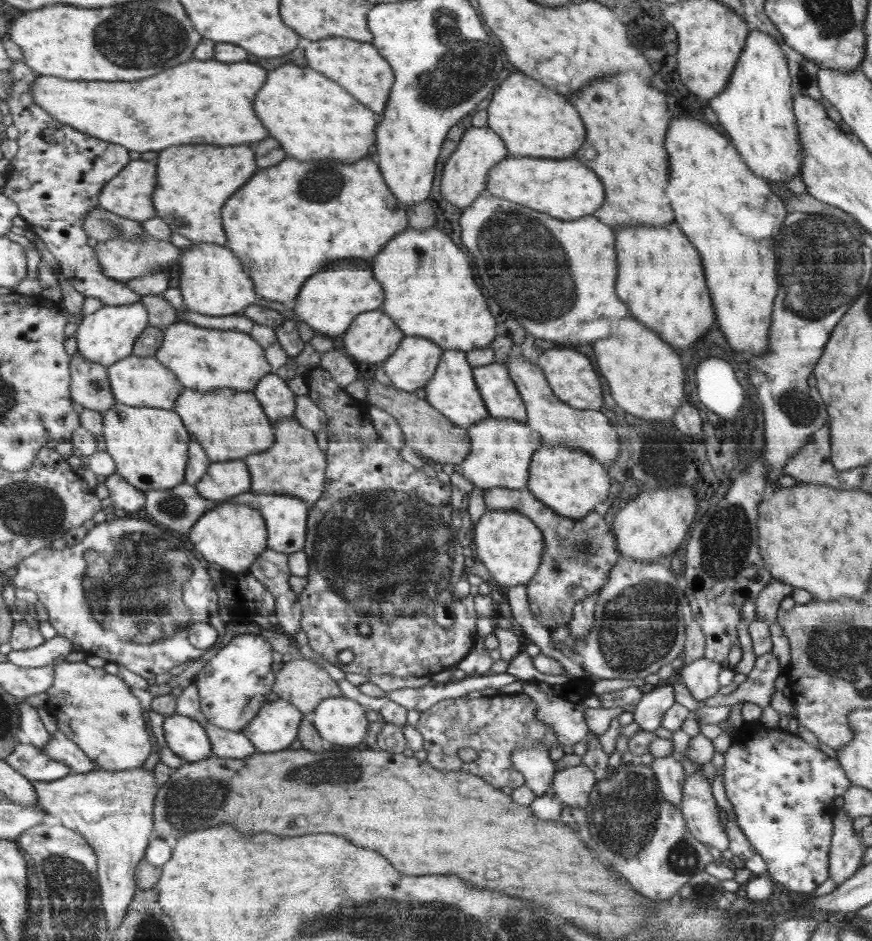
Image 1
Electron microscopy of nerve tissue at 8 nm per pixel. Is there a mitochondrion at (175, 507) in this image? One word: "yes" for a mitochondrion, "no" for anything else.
yes

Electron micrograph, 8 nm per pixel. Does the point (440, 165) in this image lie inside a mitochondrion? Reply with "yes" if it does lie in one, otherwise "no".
no

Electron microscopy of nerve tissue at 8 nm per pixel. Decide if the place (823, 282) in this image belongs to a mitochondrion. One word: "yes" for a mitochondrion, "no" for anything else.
yes

